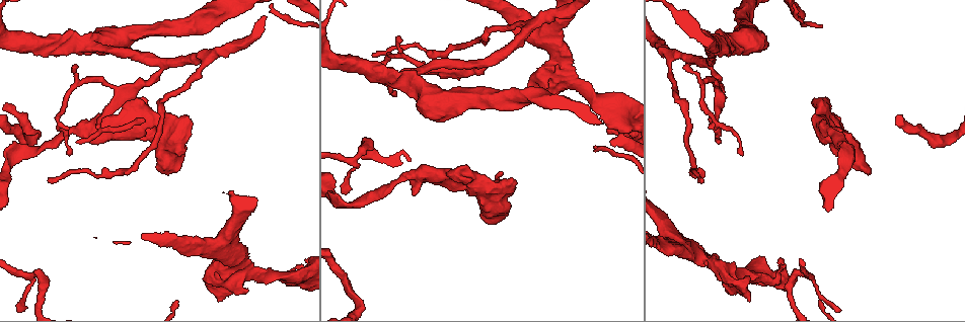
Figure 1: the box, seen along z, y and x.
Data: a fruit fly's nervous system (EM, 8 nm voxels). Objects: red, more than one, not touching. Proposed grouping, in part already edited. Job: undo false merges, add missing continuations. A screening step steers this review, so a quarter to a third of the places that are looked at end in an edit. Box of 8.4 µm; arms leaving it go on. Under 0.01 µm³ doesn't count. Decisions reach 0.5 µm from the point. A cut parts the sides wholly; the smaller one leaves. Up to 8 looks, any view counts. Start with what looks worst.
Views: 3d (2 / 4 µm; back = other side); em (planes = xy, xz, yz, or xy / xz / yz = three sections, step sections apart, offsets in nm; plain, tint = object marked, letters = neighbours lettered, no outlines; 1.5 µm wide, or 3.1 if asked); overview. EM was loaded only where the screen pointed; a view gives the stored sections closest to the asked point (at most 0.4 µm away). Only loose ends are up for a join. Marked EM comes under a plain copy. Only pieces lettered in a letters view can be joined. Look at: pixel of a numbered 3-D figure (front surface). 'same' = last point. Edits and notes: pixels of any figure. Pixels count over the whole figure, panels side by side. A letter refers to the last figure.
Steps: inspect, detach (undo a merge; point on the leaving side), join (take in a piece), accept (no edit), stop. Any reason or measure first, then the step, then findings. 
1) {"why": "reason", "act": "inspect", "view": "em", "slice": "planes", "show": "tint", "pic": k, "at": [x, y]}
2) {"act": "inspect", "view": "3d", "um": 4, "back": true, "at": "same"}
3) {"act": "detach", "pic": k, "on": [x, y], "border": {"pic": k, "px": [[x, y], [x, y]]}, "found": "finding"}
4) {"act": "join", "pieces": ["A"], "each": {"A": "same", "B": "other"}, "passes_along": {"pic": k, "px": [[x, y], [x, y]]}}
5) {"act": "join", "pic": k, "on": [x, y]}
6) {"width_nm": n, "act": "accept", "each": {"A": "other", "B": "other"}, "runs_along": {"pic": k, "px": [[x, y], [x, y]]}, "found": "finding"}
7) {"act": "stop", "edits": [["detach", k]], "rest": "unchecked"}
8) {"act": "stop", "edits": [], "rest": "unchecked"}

{"why": "looks like a crossing", "act": "inspect", "view": "3d", "um": 2, "pic": 1, "at": [88, 39]}

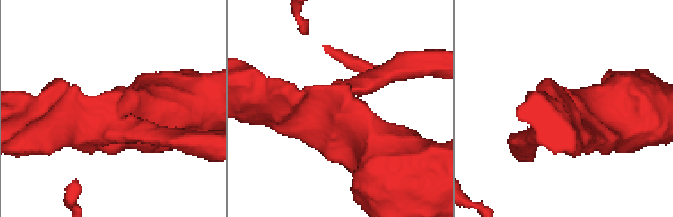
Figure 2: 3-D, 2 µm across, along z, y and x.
{"arms": 4, "act": "inspect", "view": "em", "slice": "planes", "show": "letters", "pic": 2, "at": [341, 113]}

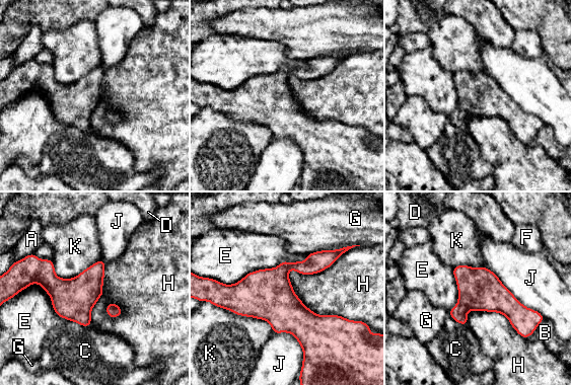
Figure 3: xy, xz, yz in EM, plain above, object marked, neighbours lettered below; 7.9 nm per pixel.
{"act": "accept", "each": {"A": "other", "B": "other", "C": "other", "D": "other", "E": "other", "F": "other", "G": "other", "H": "other", "J": "other", "K": "other"}, "border": {"pic": 3, "px": [[50, 259], [61, 278], [101, 259]]}, "found": "continuous, no second neuron"}

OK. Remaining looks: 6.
{"why": "abrupt turn", "act": "inspect", "view": "3d", "um": 2, "pic": 1, "at": [740, 287]}

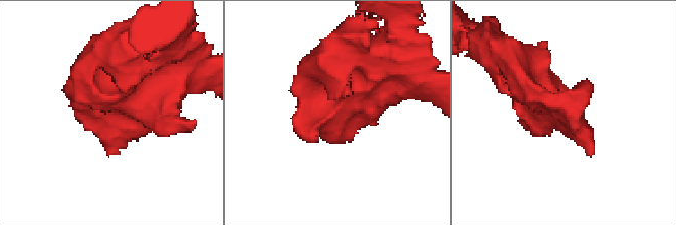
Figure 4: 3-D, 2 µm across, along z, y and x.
{"act": "inspect", "view": "em", "slice": "xy", "step": 8, "show": "letters", "pic": 4, "at": [344, 114]}

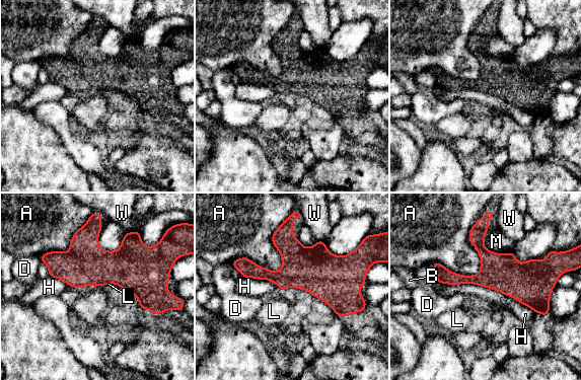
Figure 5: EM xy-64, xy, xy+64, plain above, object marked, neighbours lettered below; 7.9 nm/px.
{"act": "accept", "each": {"A": "other", "B": "other", "D": "other", "H": "other", "L": "other", "M": "other", "W": "other"}, "border": {"pic": 5, "px": [[436, 281], [489, 287], [535, 312]]}, "found": "all the same neuron"}

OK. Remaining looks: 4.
{"why": "branch stops here", "act": "inspect", "view": "3d", "um": 2, "pic": 1, "at": [840, 129]}

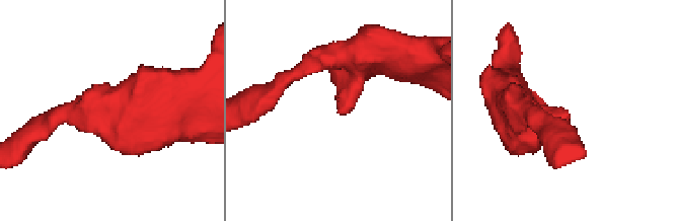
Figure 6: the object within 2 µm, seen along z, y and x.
{"act": "inspect", "view": "em", "slice": "planes", "show": "letters", "pic": 6, "at": [343, 113]}

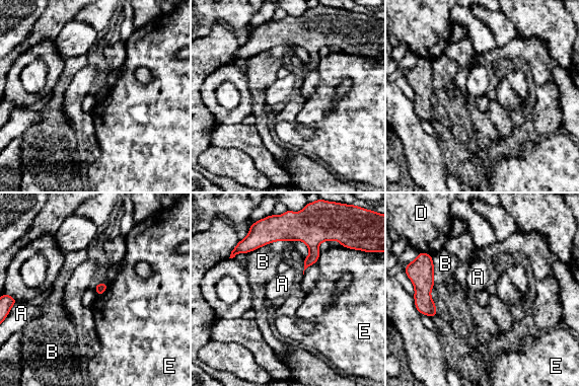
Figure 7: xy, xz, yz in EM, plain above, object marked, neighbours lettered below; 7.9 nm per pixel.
{"act": "accept", "each": {"A": "other", "B": "other", "D": "other", "E": "other"}, "found": "no lettered piece goes on from it"}

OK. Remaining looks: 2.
{"act": "stop", "edits": [], "rest": "unchecked"}

